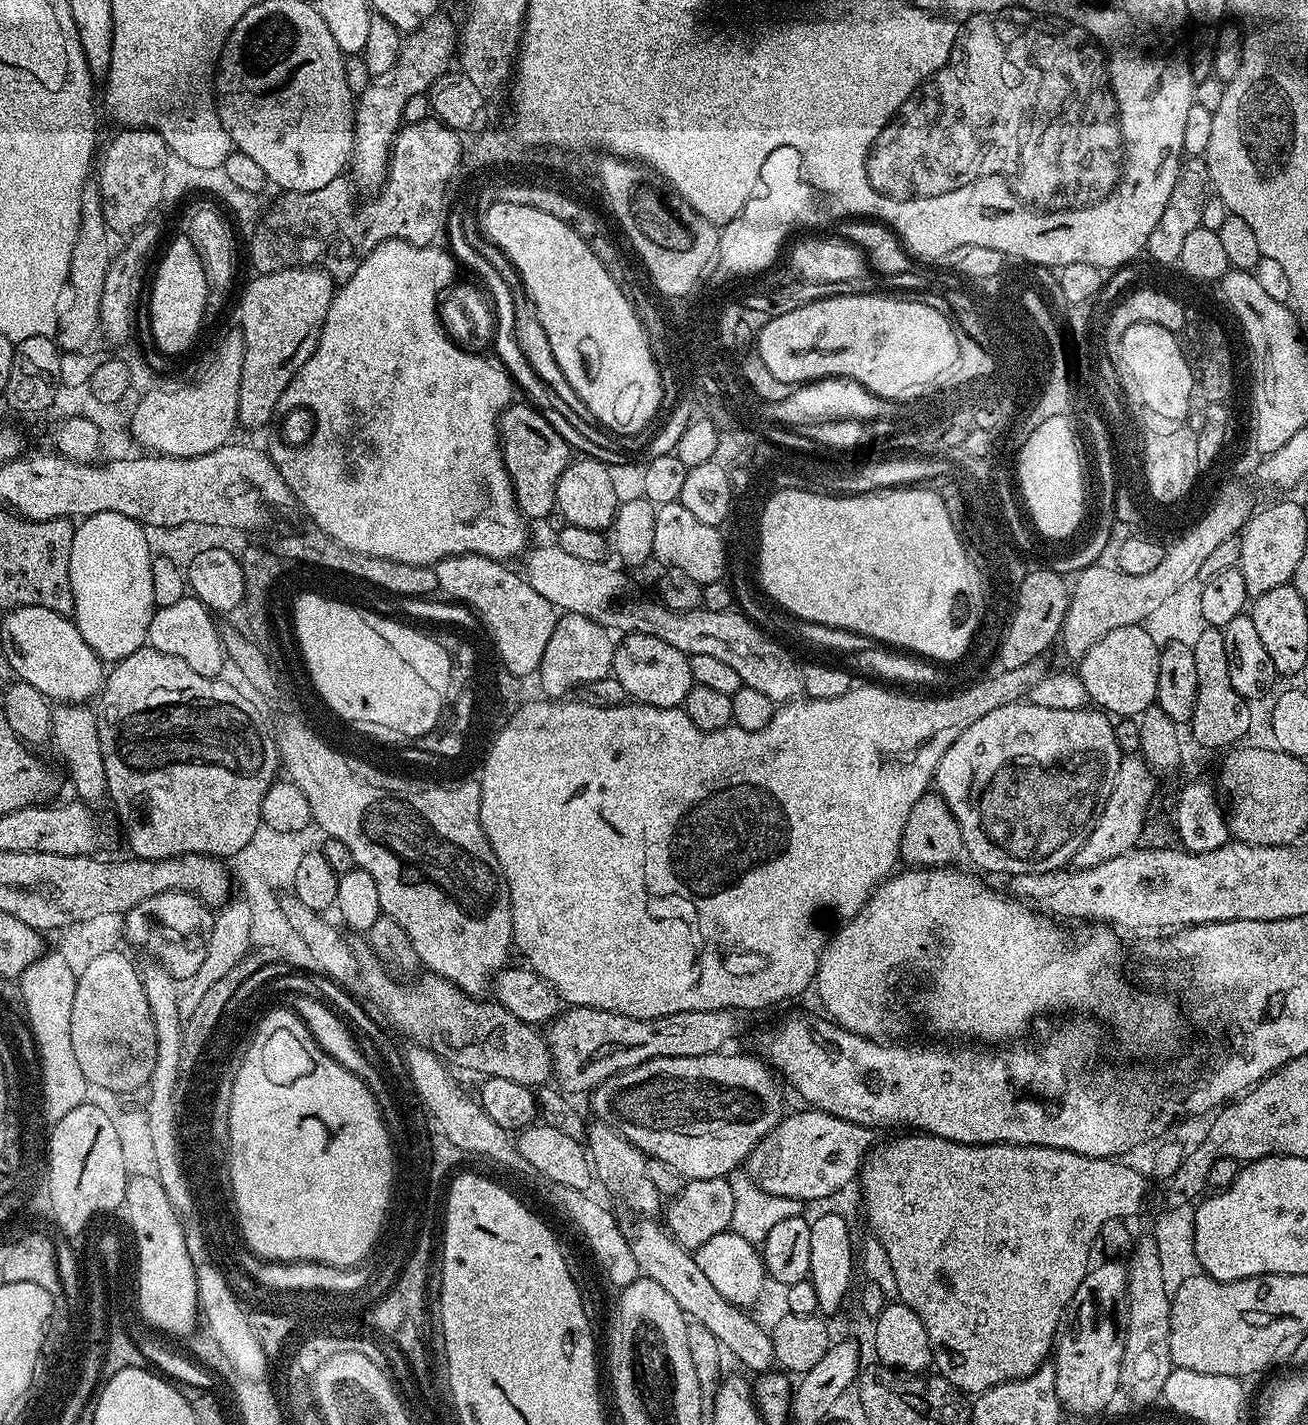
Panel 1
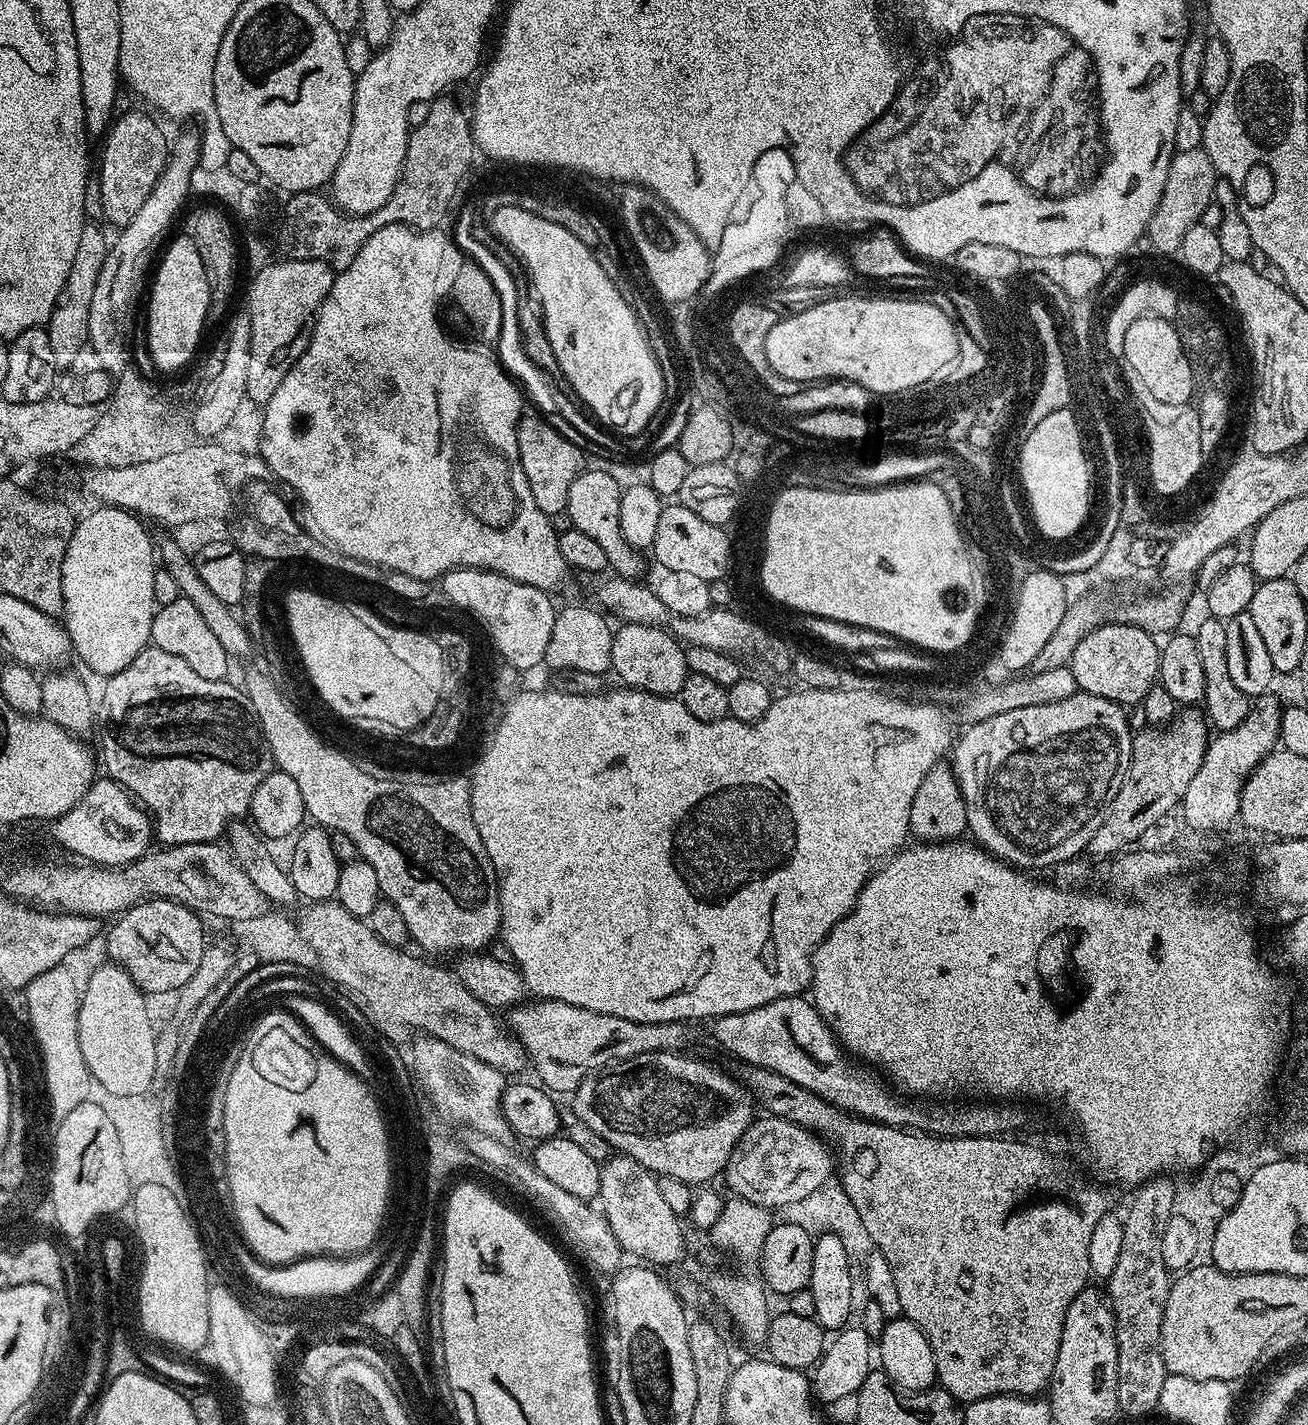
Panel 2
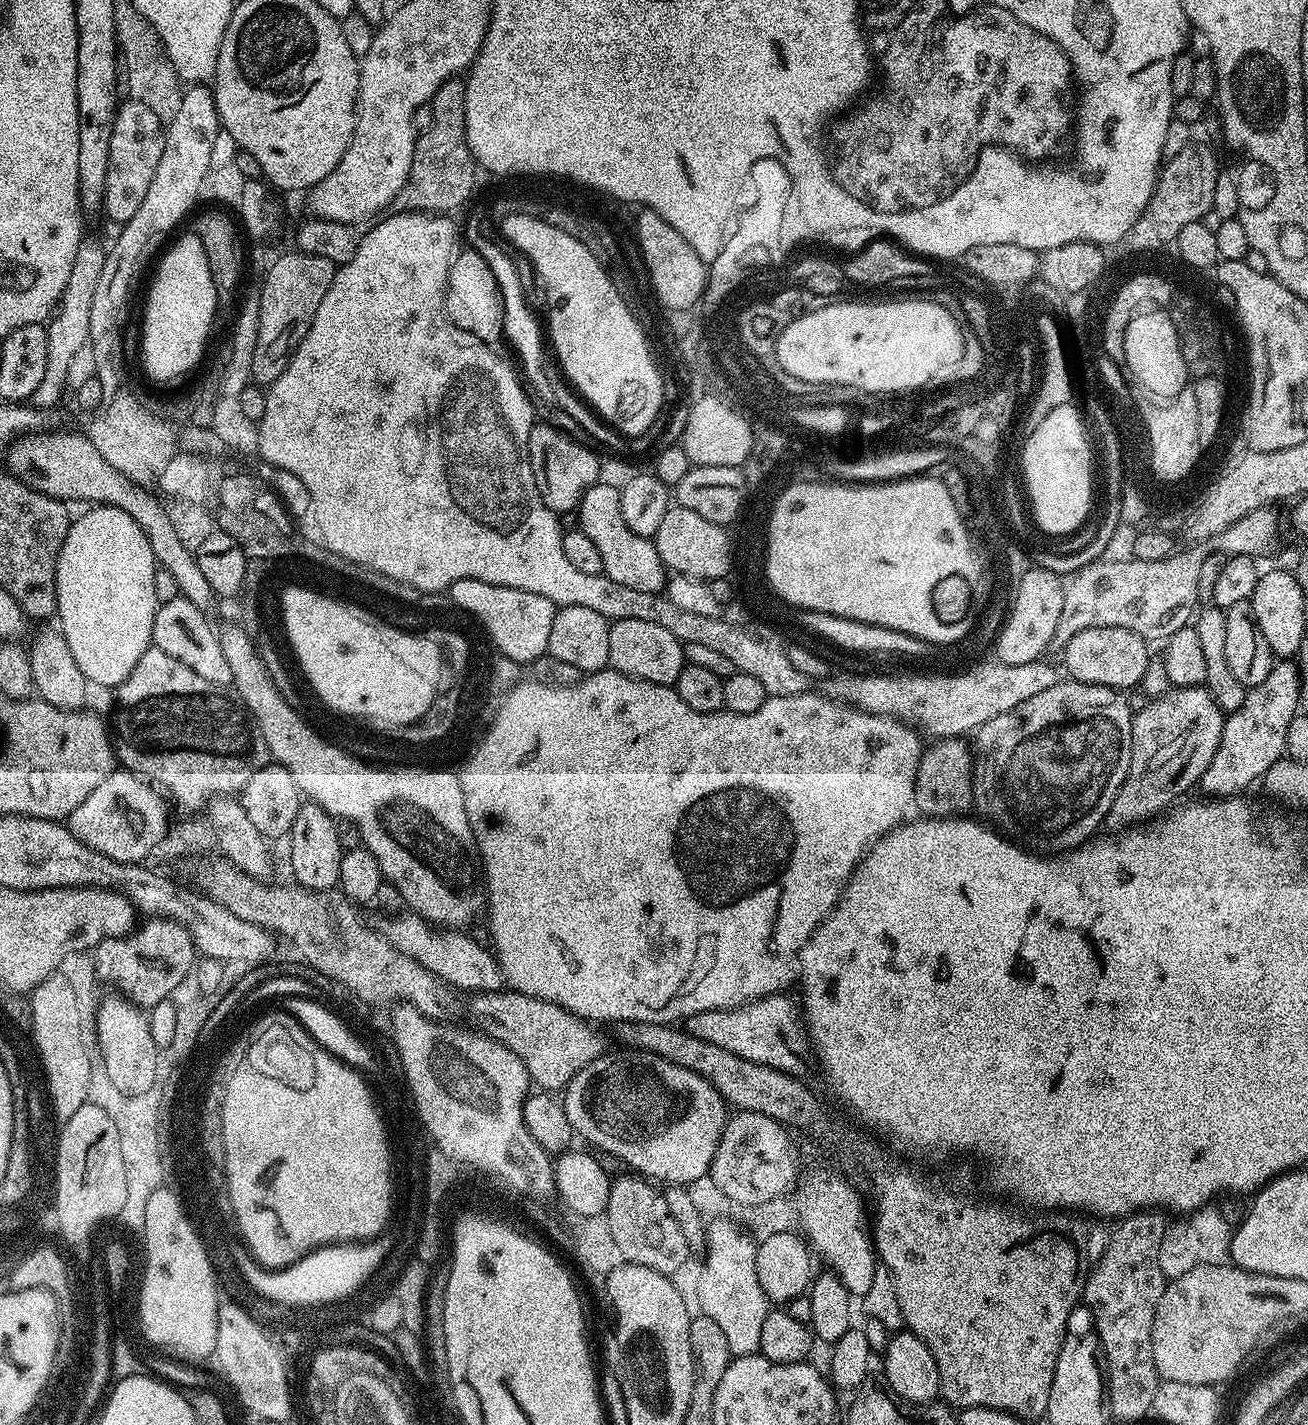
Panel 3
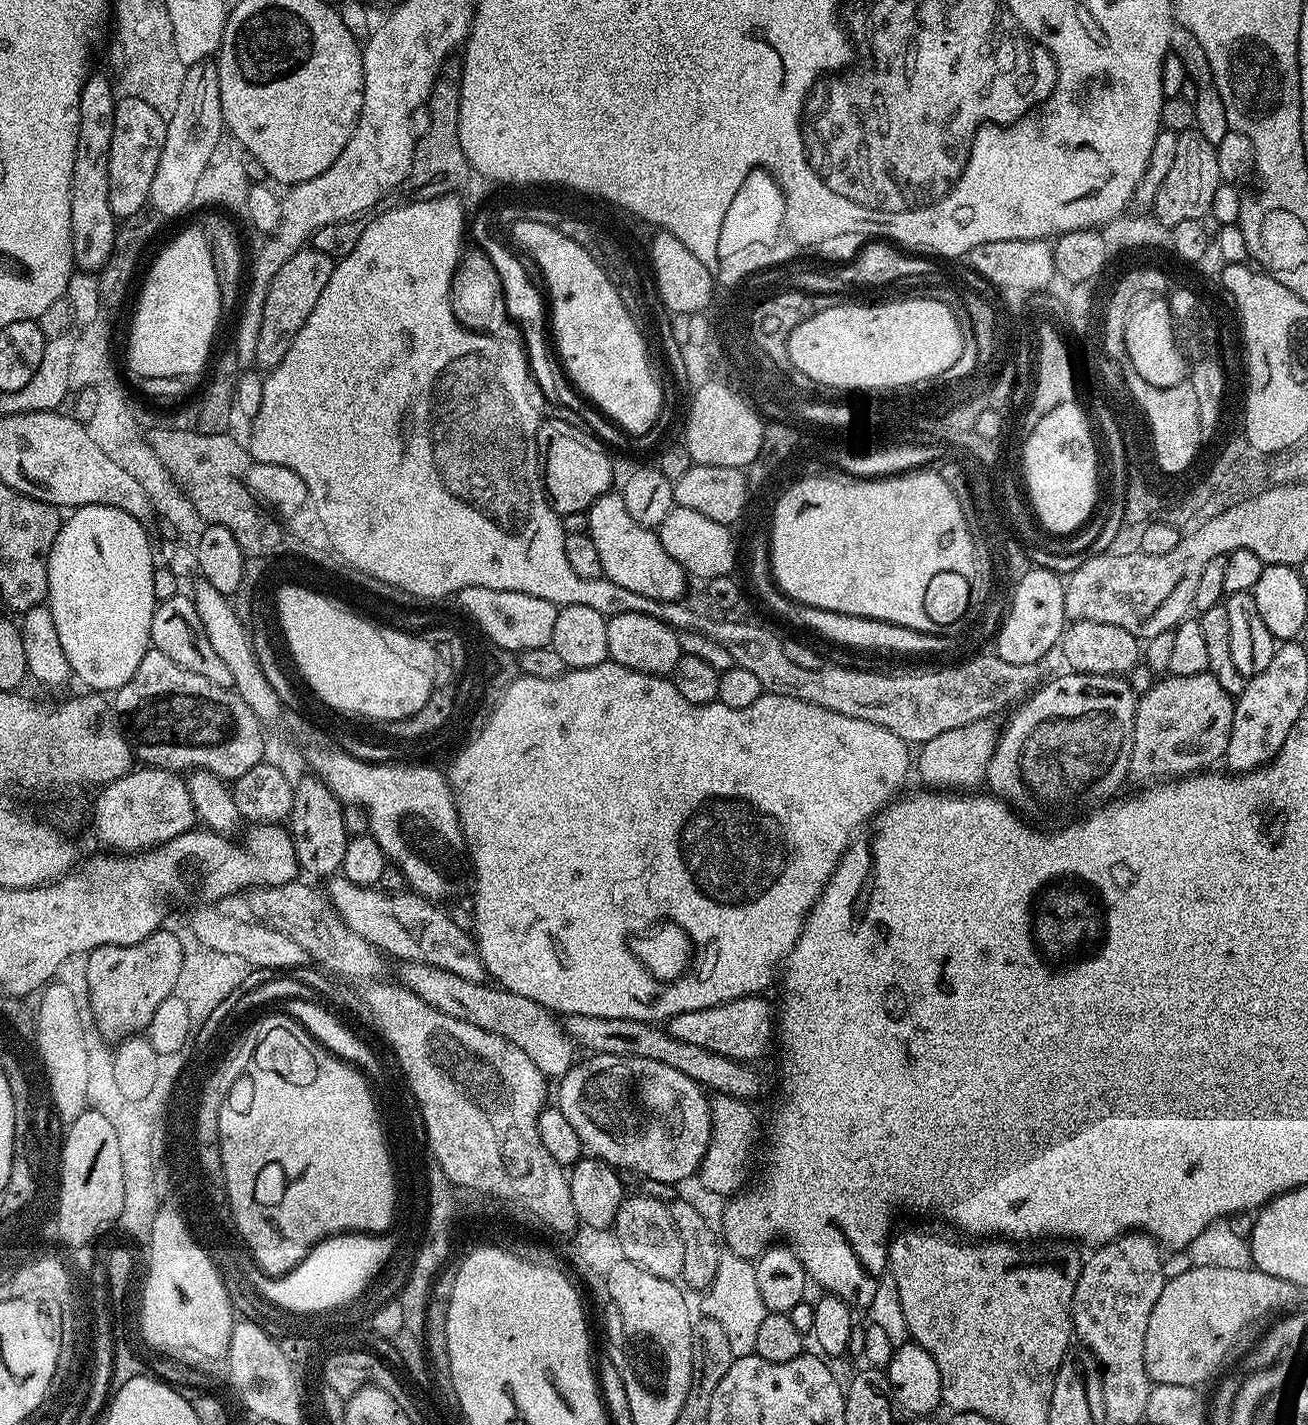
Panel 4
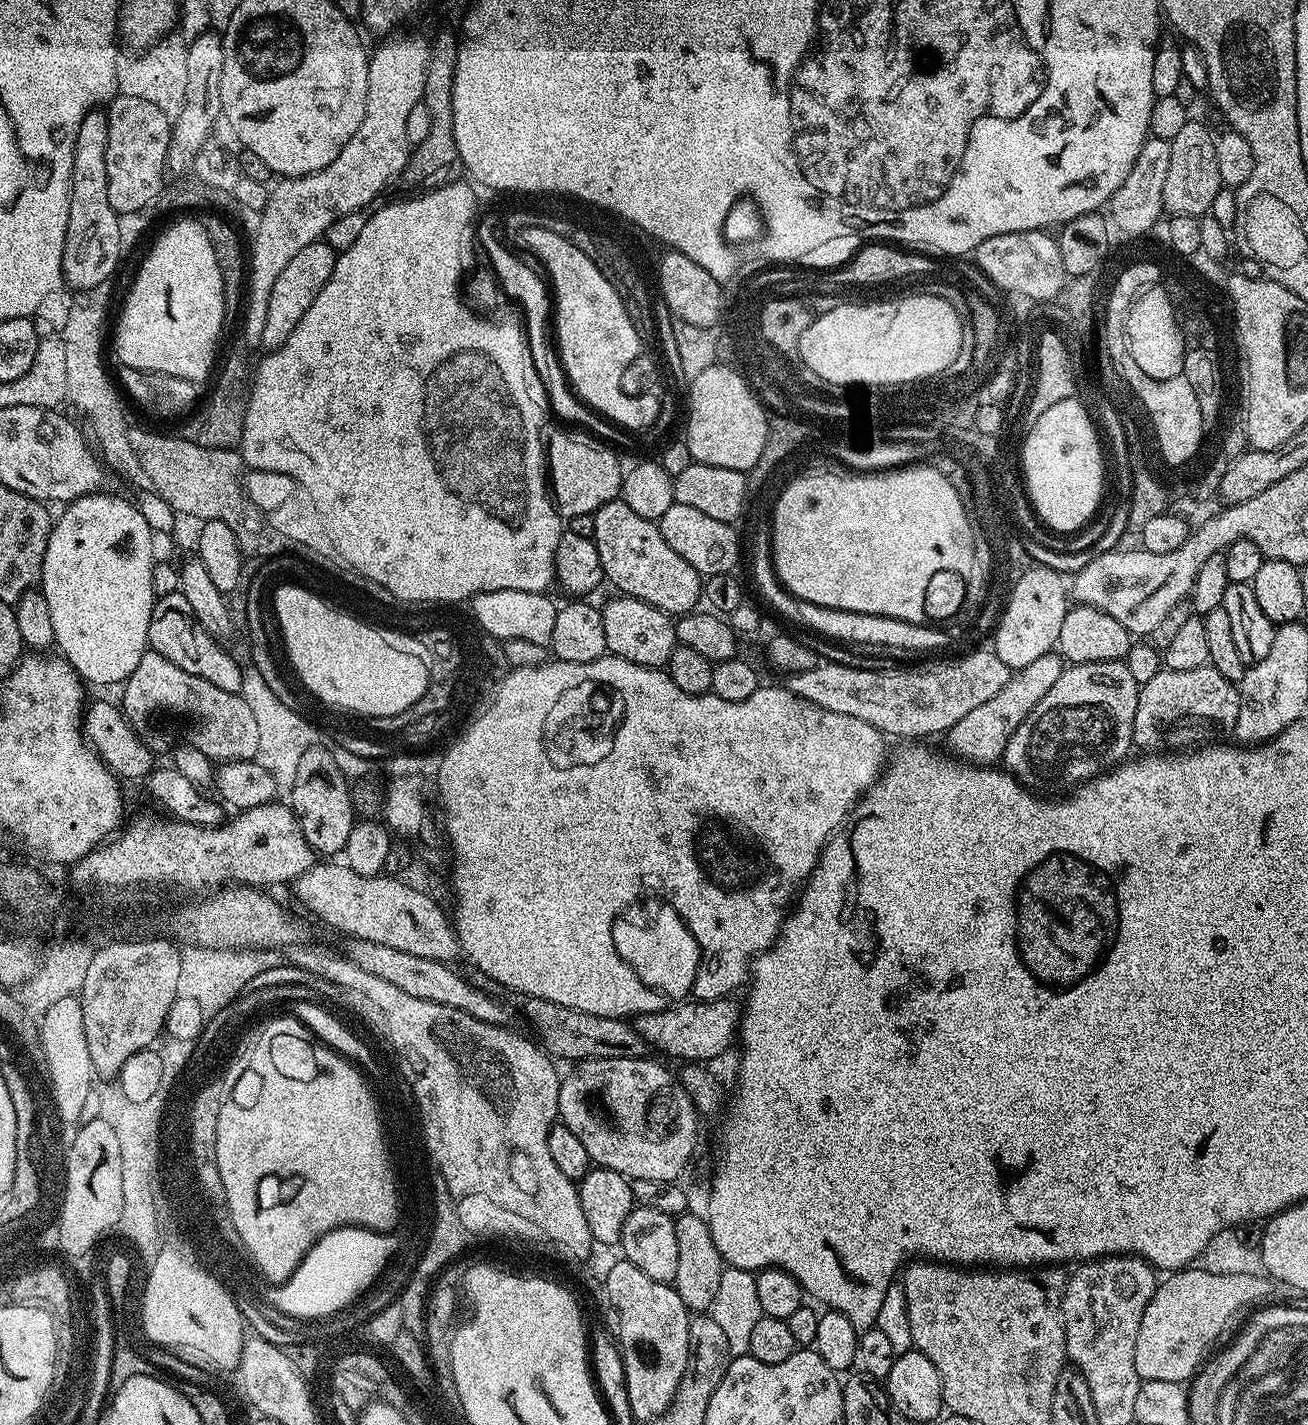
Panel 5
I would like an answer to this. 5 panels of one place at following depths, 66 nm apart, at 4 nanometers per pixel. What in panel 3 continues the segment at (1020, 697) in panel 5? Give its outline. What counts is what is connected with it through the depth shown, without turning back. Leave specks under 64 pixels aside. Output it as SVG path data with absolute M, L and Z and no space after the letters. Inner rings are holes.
M940 738L925 747L920 754L918 774L914 782L912 802L924 818L943 818L967 813L972 802L972 765L974 752L964 738Z

